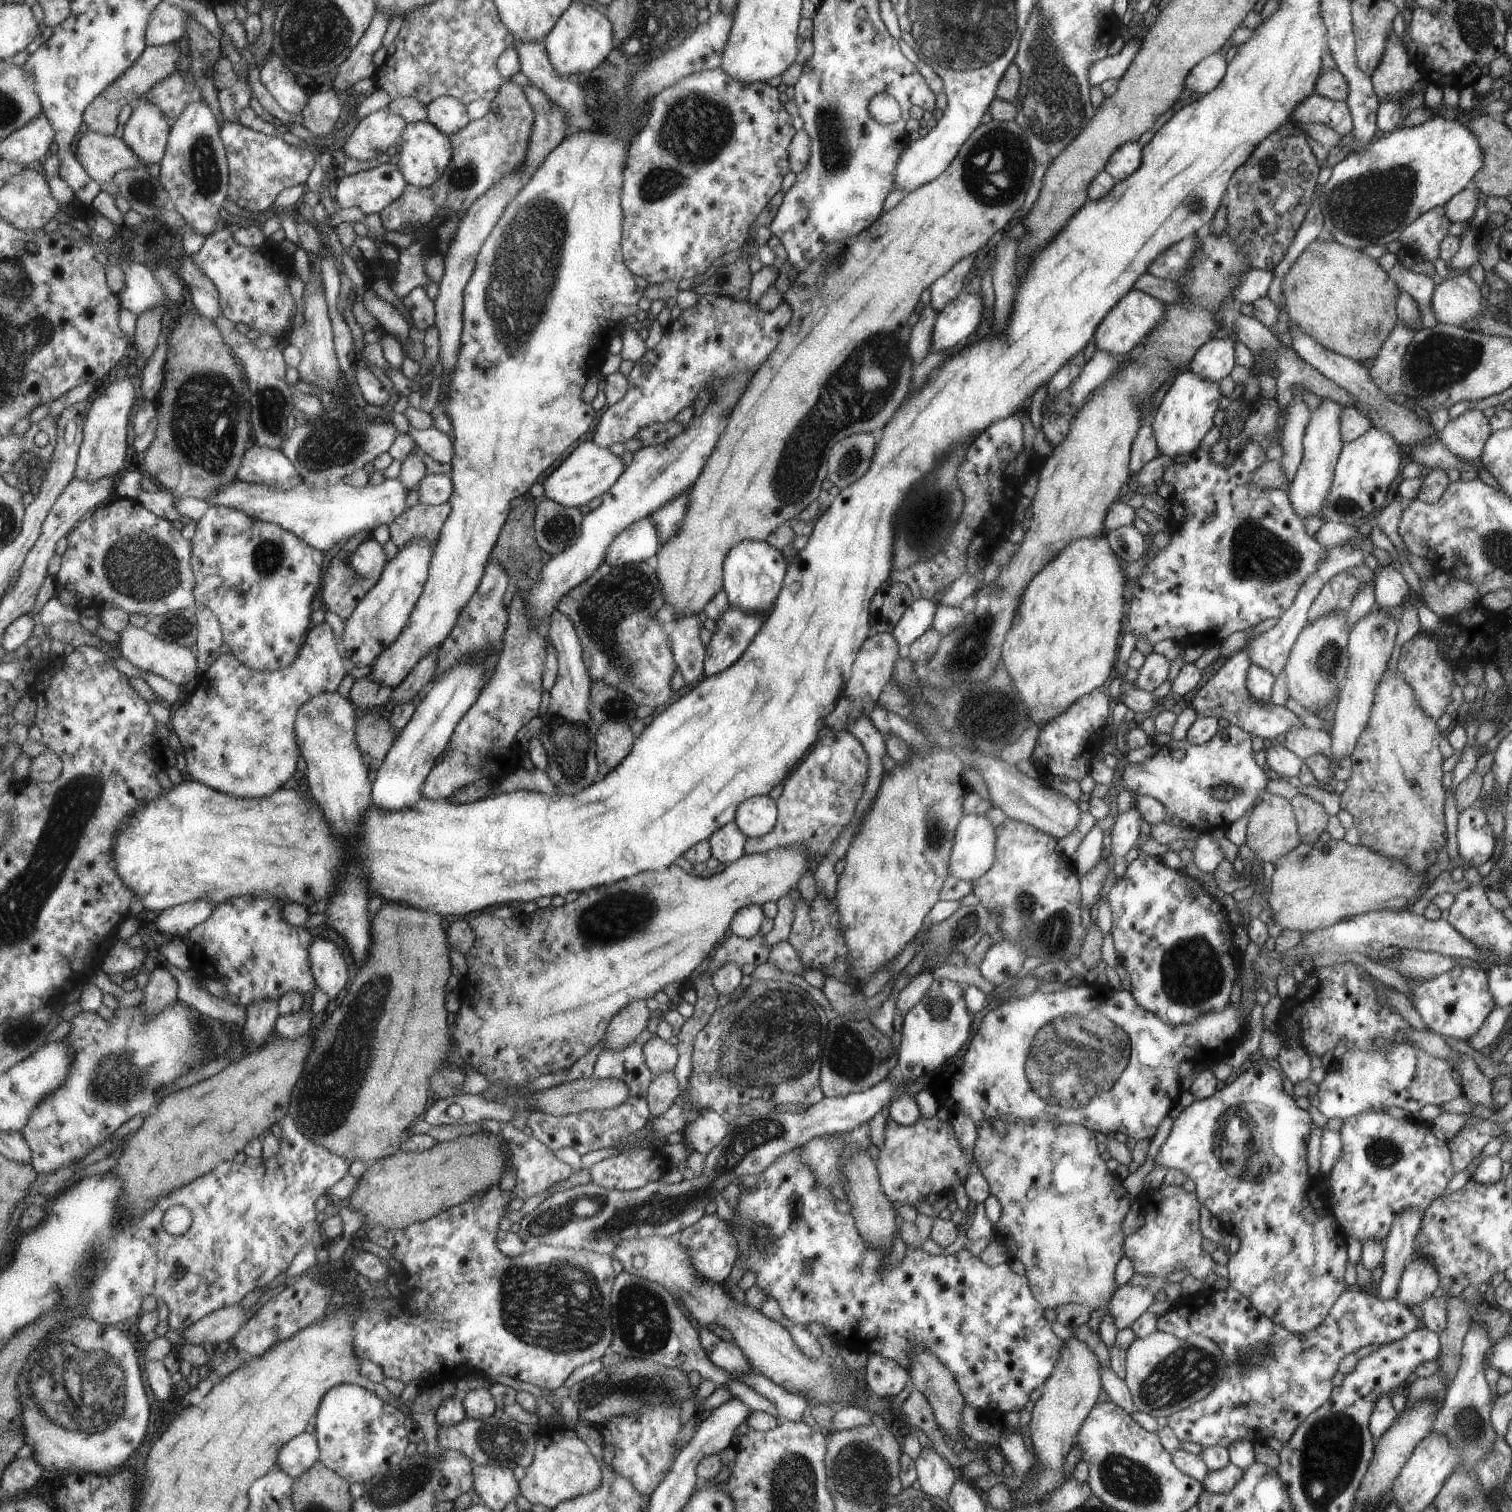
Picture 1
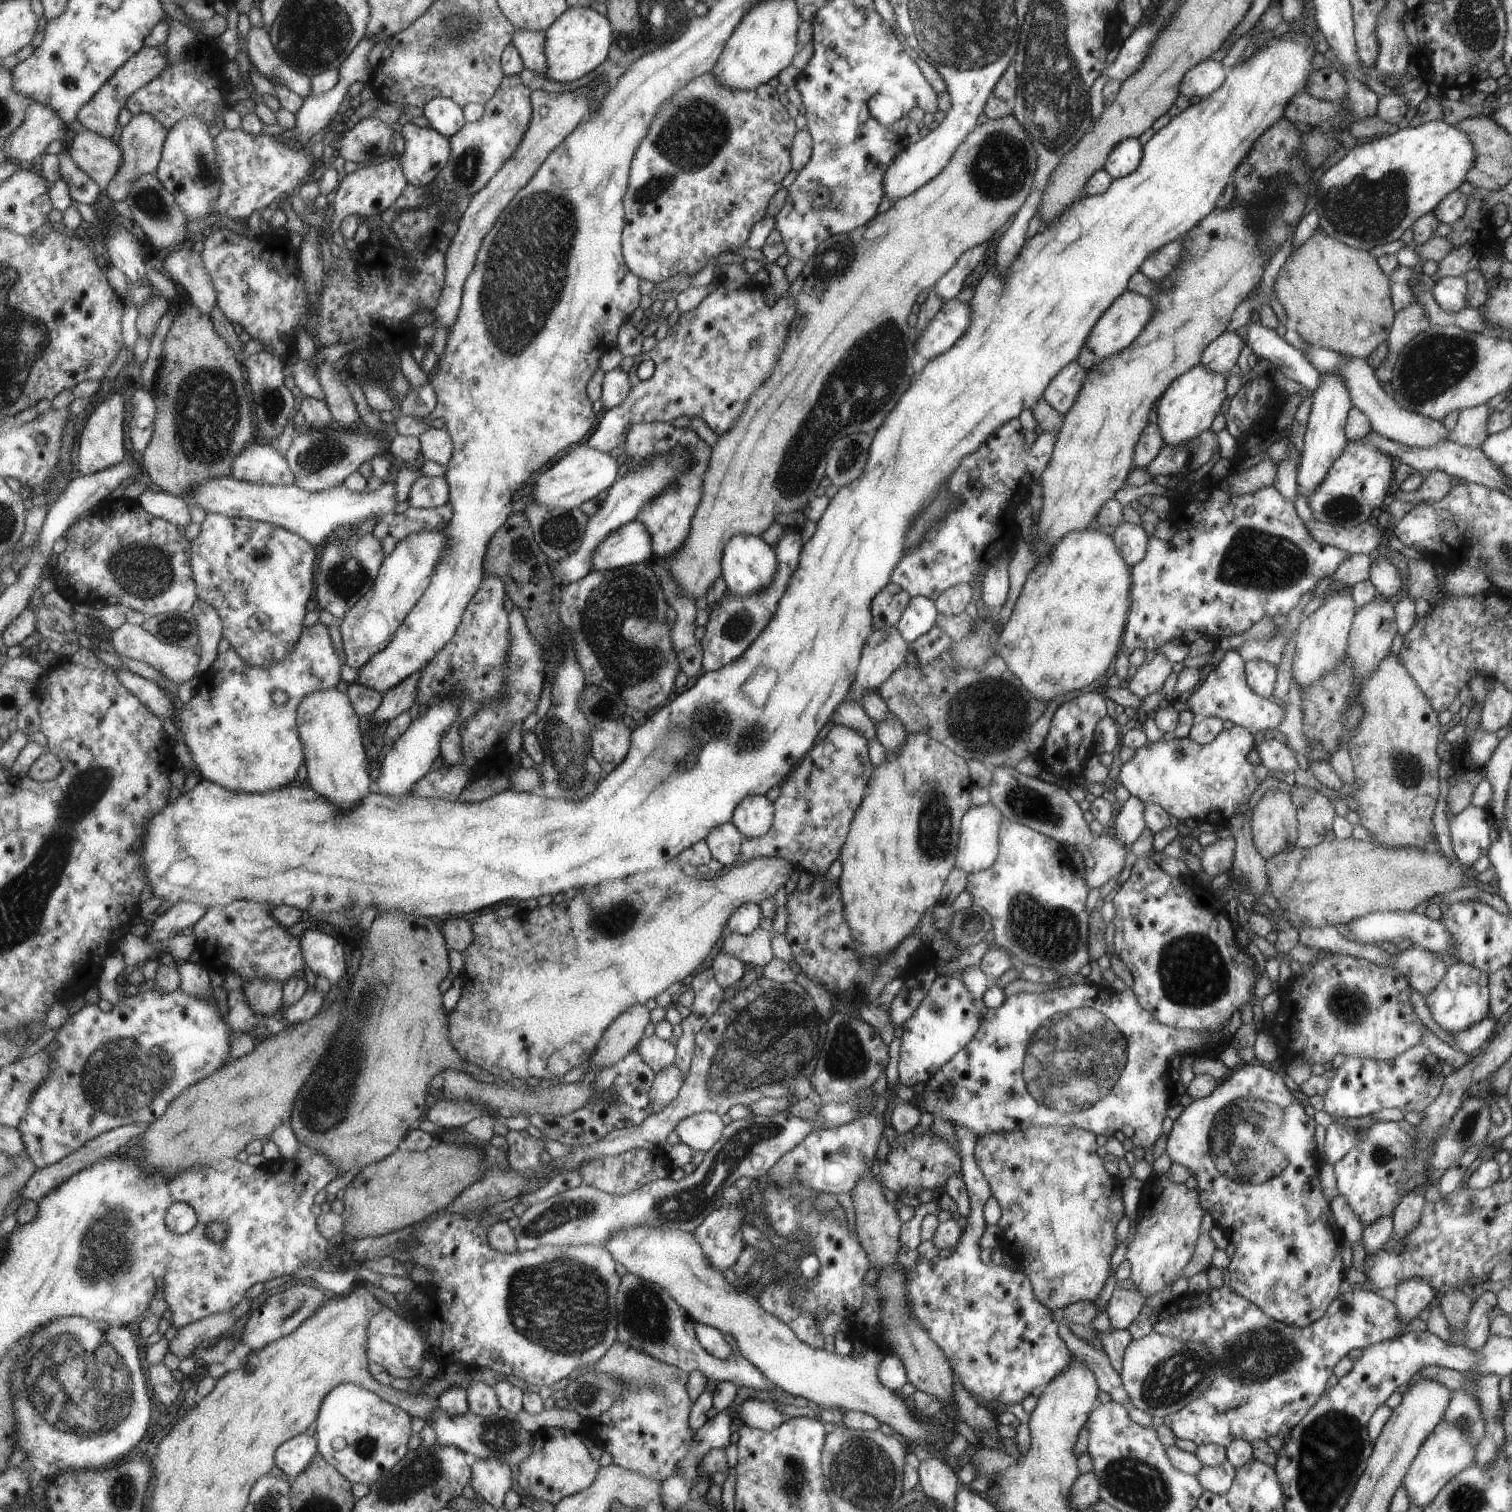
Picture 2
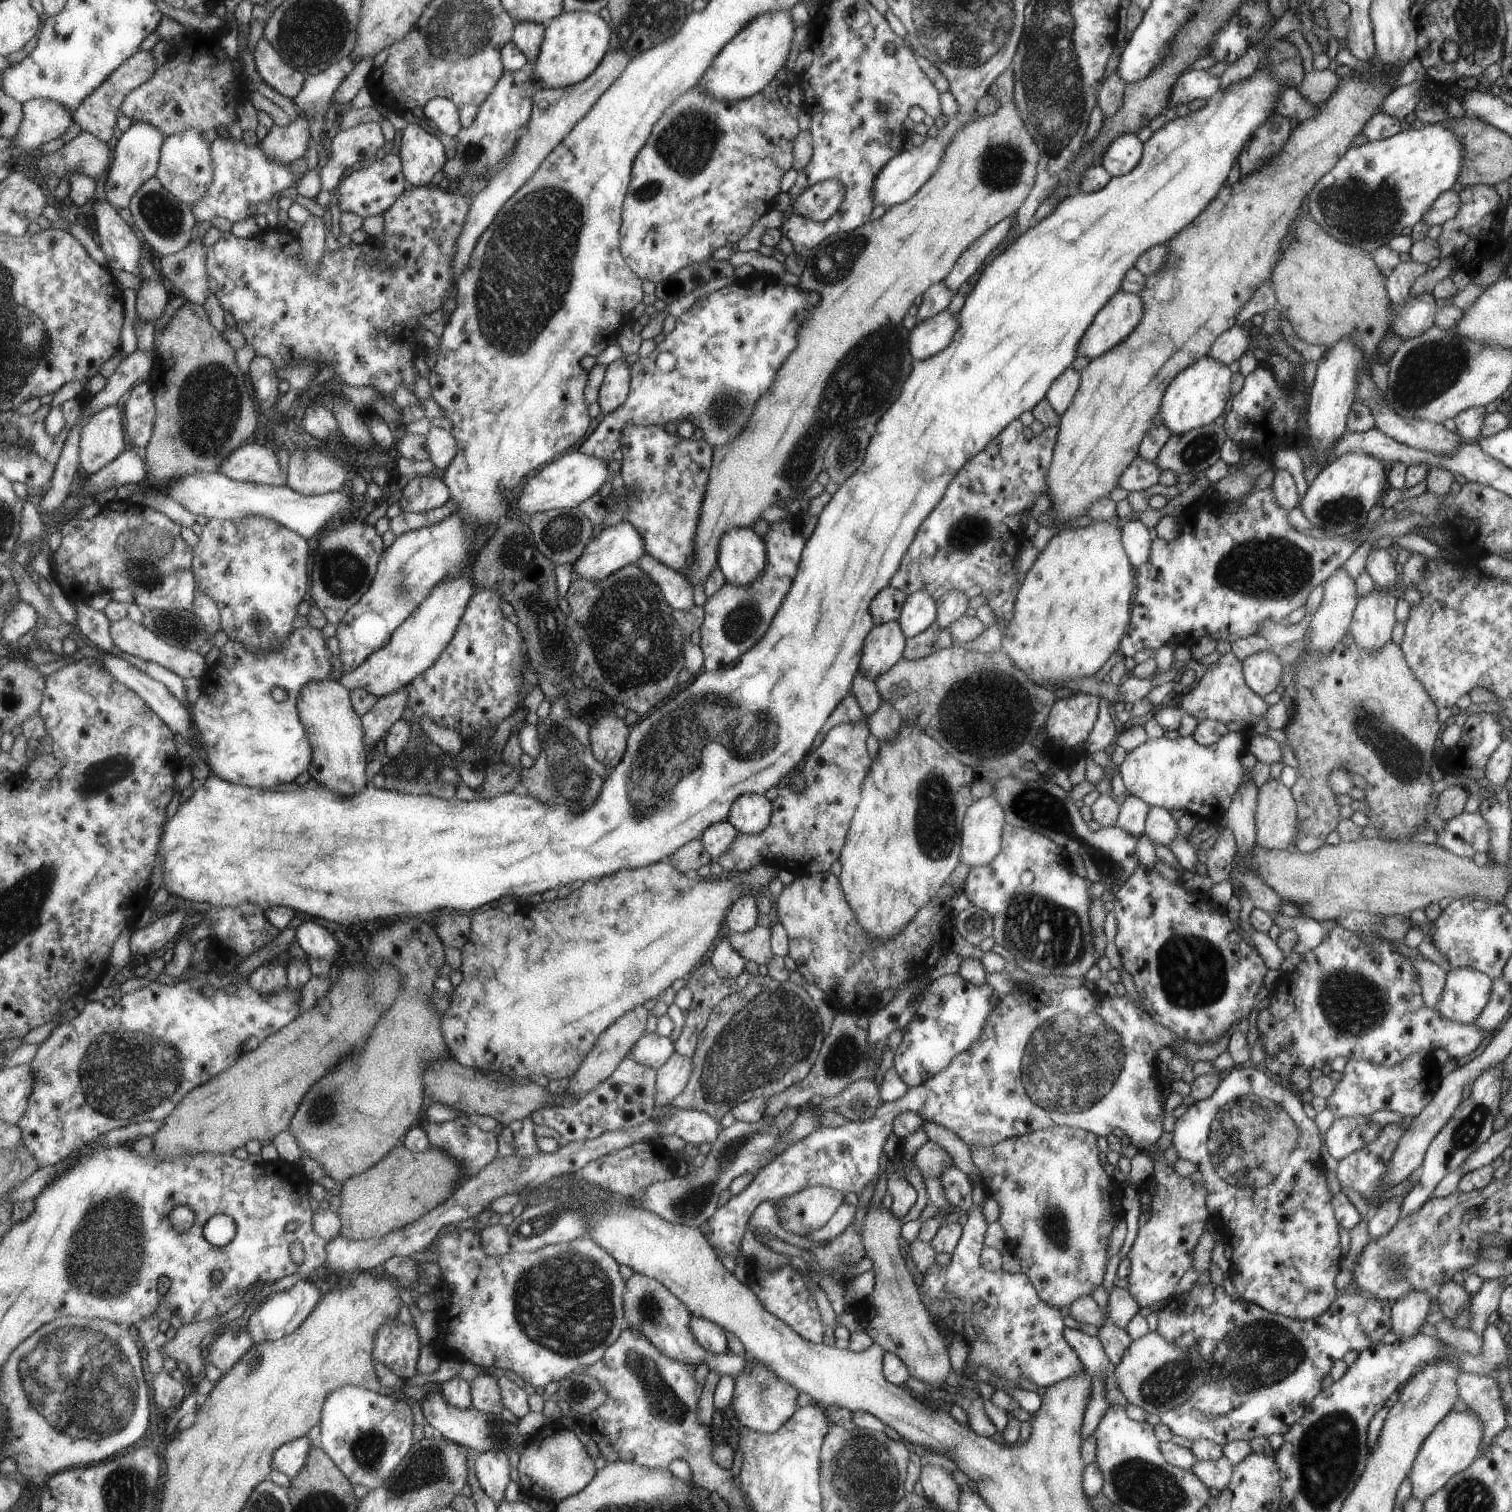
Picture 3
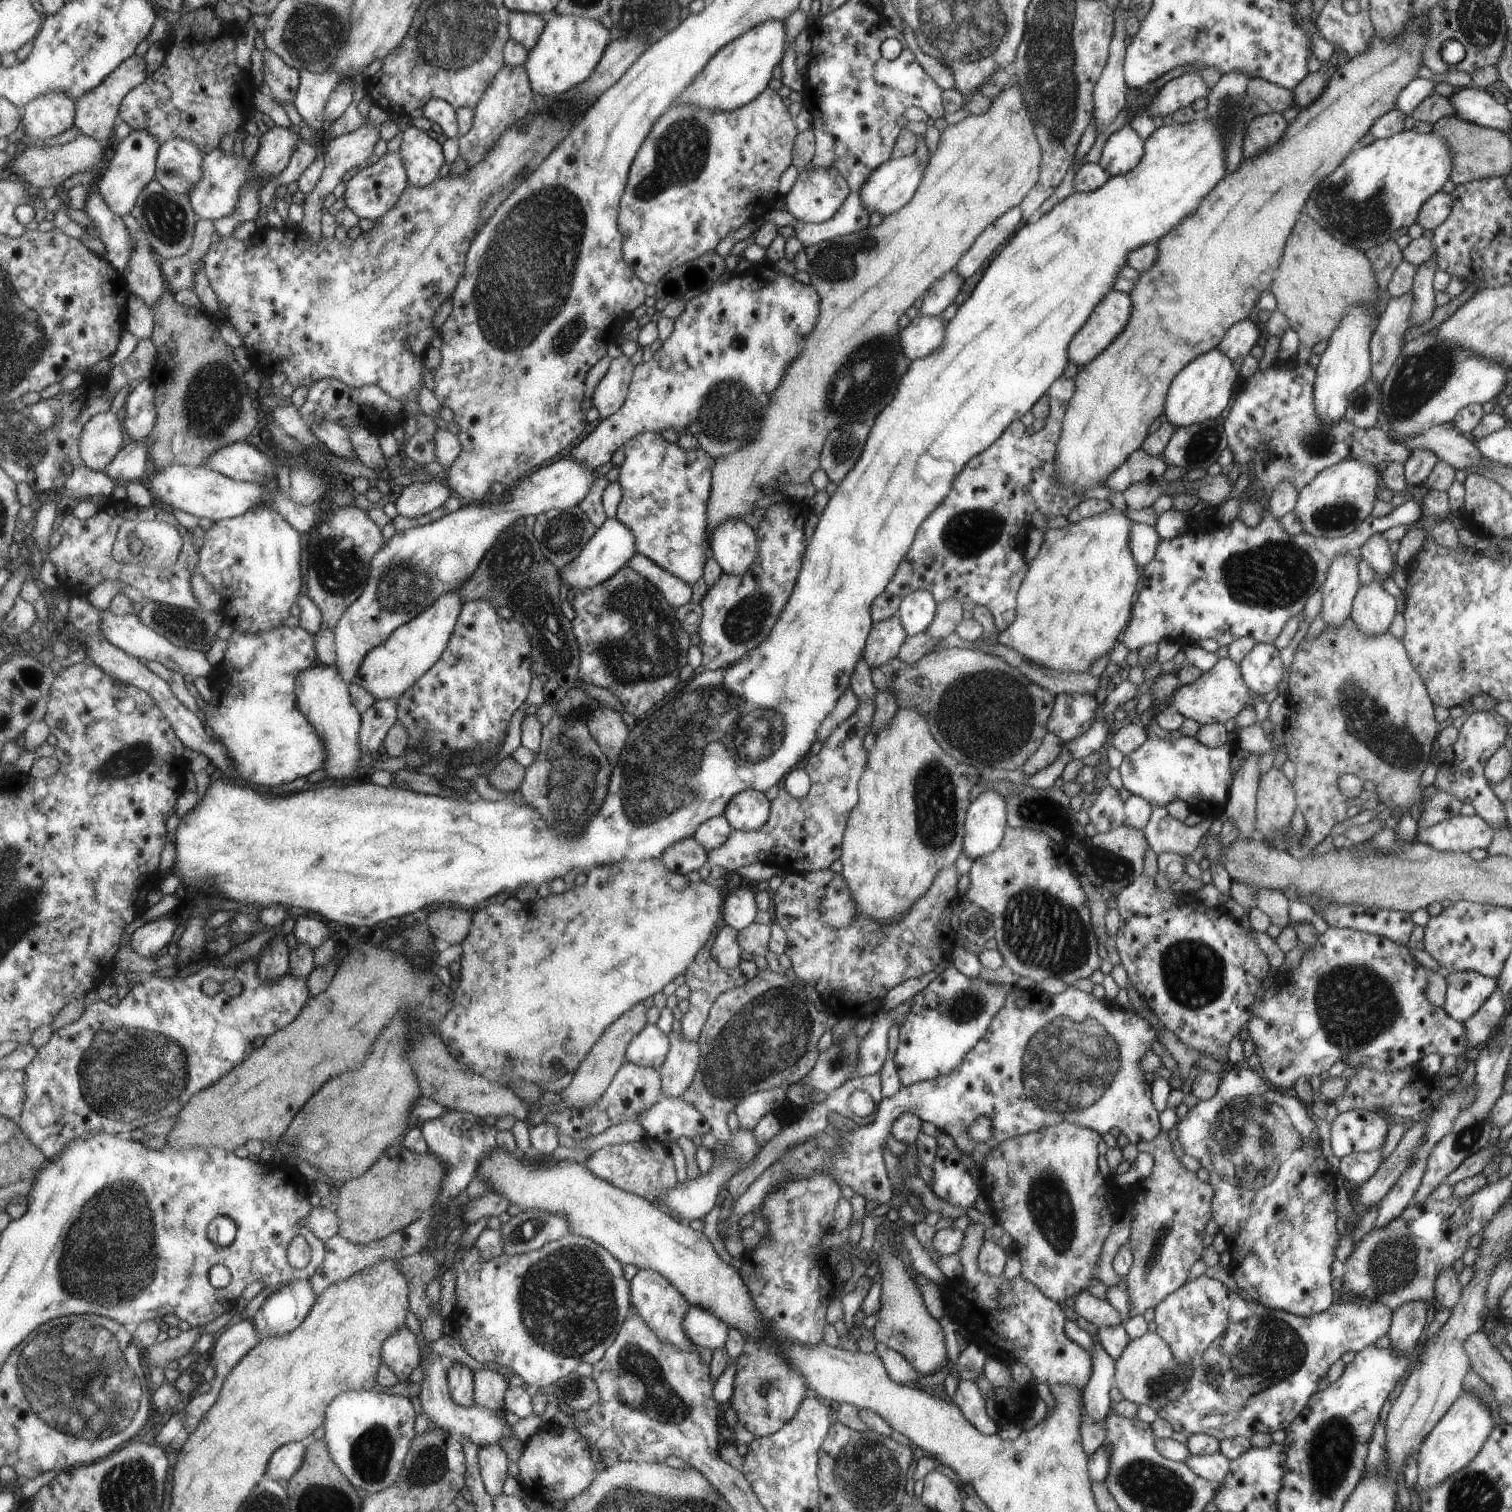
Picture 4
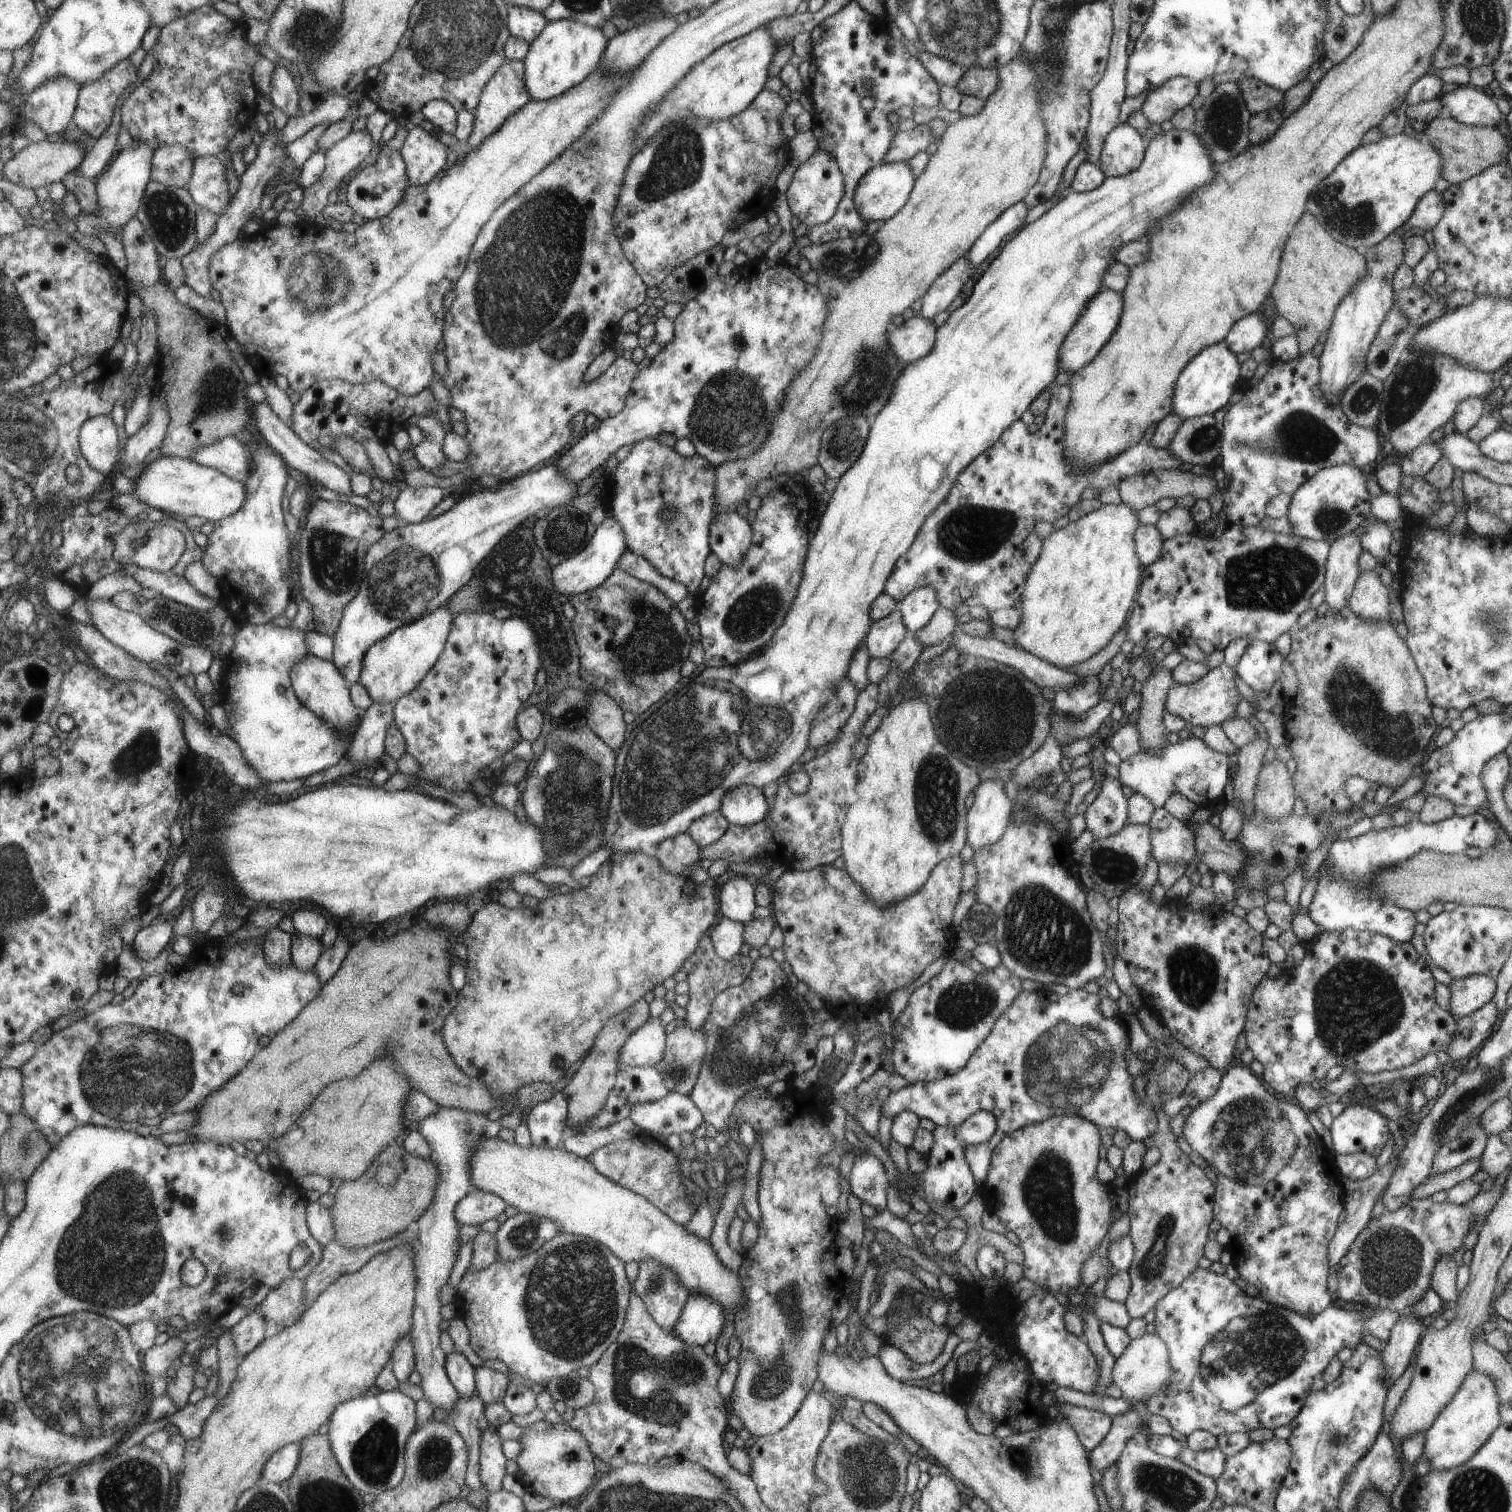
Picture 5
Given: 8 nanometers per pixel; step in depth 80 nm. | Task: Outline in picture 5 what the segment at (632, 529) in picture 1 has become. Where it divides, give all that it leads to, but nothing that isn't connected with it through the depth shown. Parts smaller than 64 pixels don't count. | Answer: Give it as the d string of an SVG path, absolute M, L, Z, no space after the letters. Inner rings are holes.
M607 515L604 521L597 526L596 533L590 543L577 556L565 559L554 567L552 570L552 583L561 594L567 597L597 588L618 568L617 562L621 560L627 549L624 528L612 516Z

